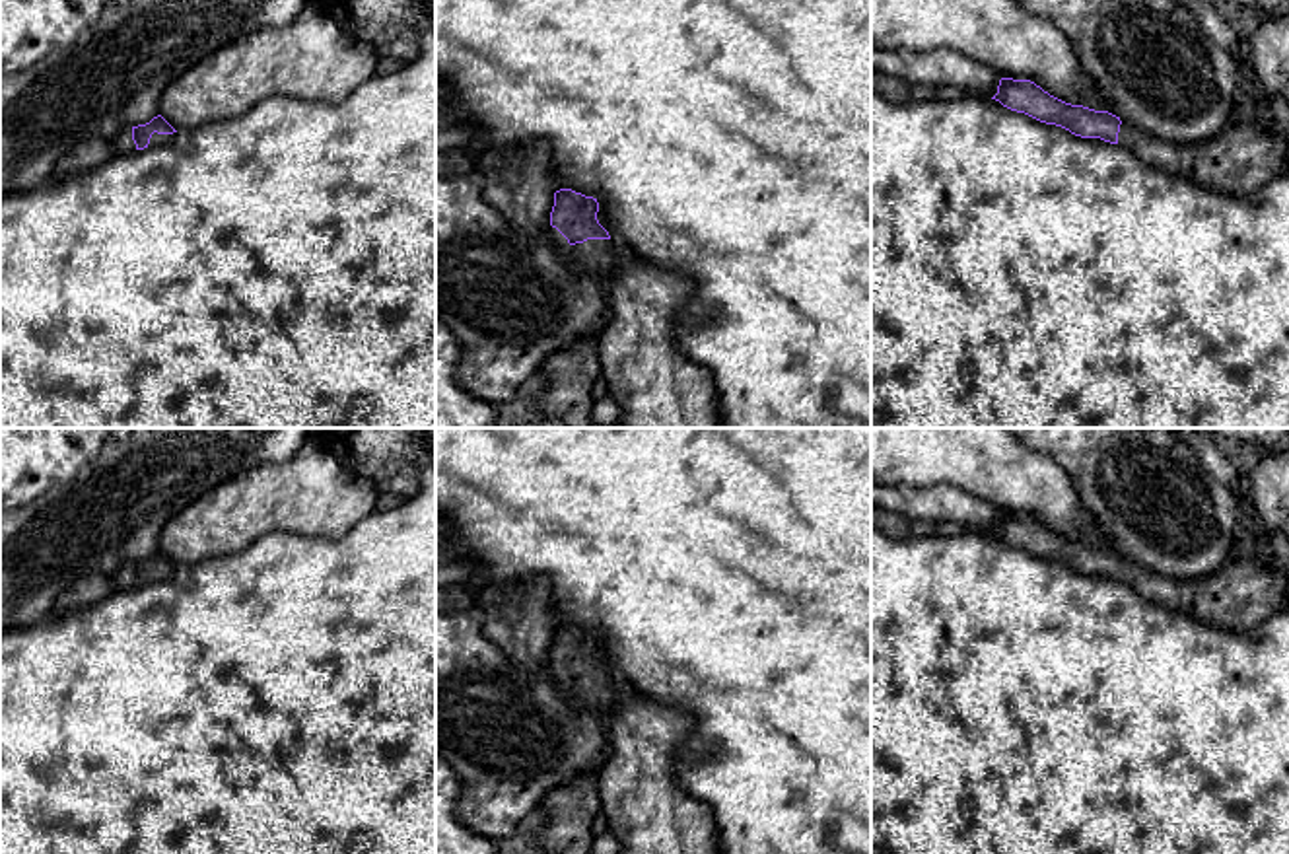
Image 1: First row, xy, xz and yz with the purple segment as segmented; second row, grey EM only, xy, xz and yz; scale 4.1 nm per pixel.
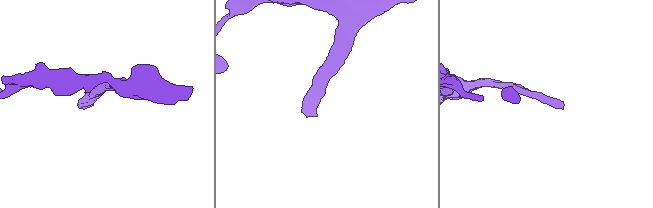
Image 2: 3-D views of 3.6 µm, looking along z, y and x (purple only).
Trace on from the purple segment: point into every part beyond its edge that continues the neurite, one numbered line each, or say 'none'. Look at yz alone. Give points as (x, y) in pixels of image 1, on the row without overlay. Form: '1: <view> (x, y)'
1: yz (1243, 594)

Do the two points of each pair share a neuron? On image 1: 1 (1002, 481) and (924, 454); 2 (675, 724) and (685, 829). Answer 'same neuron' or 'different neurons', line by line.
1: same neuron
2: same neuron

